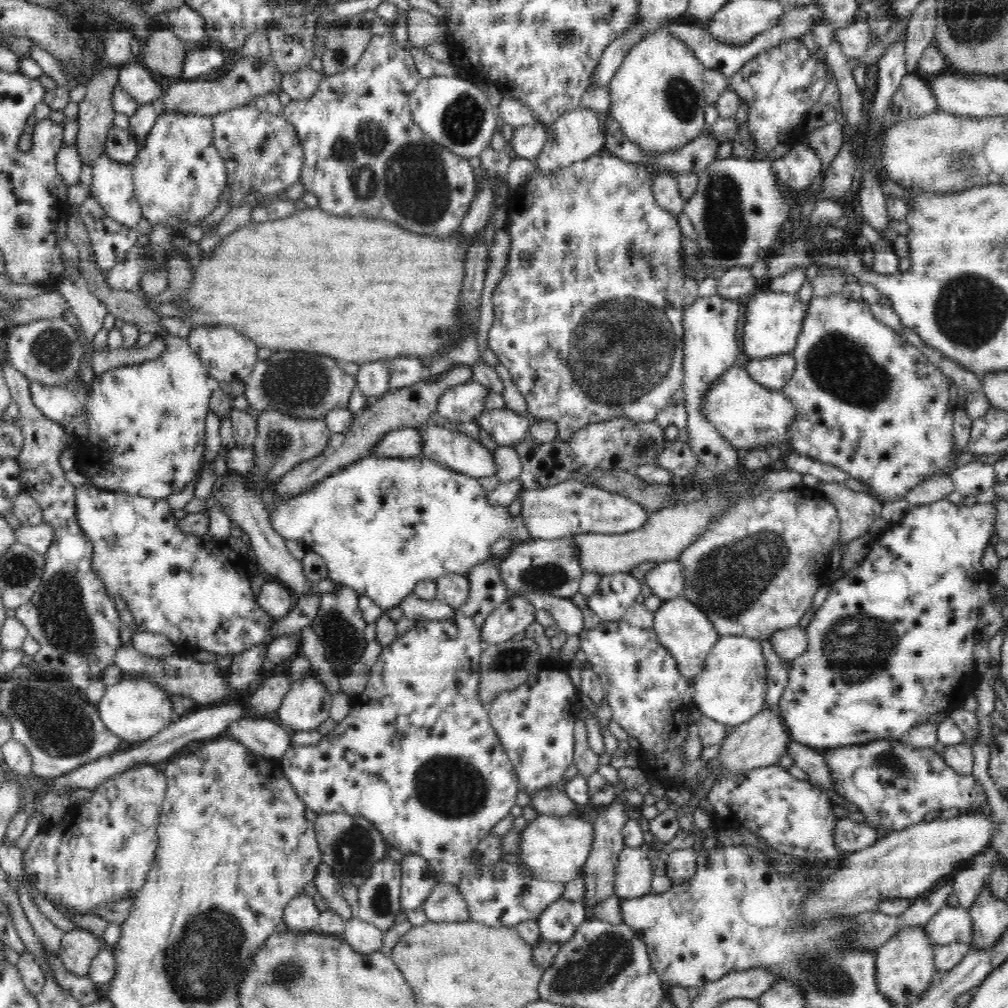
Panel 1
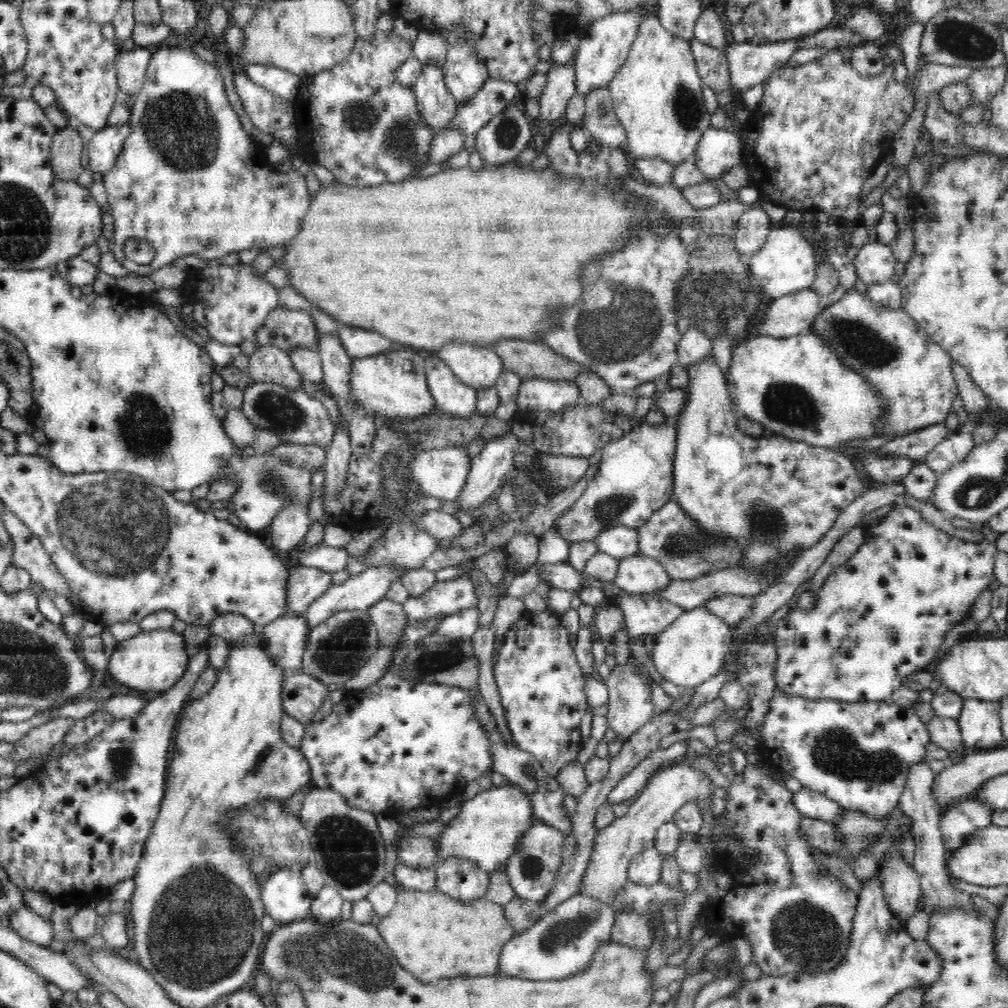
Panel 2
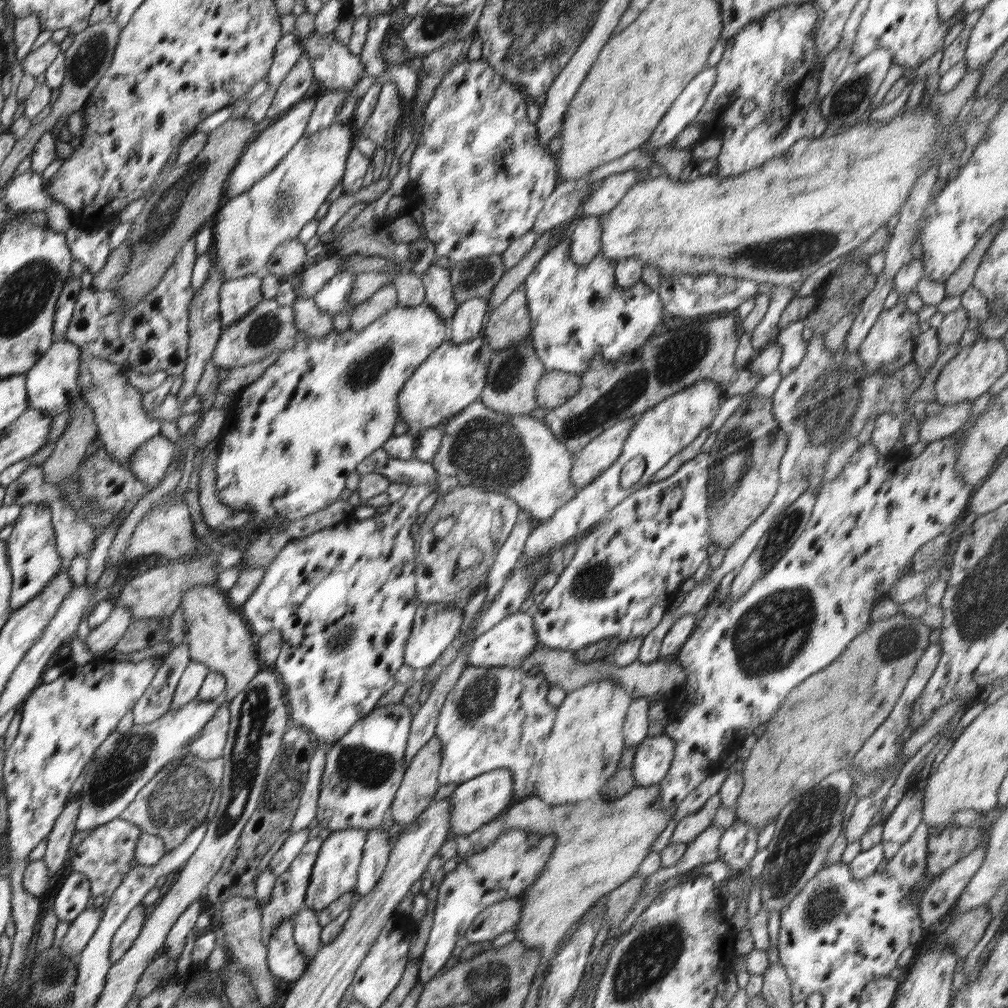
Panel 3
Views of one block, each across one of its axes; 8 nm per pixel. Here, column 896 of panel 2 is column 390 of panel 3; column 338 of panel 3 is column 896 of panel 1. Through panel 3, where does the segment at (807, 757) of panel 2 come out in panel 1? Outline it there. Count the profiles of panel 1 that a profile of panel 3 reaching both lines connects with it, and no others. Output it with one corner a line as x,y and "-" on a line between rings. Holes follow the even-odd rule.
878,739
864,744
828,747
819,750
826,759
829,777
836,793
857,806
865,824
874,828
899,831
919,823
928,812
958,808
960,813
984,811
988,803
984,788
972,775
960,775
950,768
944,757
930,748
912,748
900,739

